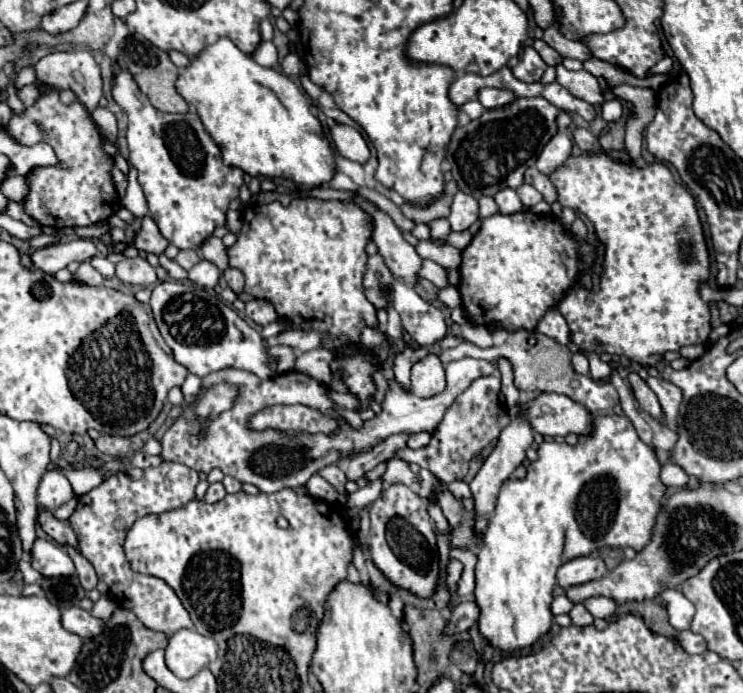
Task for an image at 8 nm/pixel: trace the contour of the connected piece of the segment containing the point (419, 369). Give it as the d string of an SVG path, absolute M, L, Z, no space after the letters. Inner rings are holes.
M429 353L411 367L411 393L433 397L445 389L445 371L439 355Z

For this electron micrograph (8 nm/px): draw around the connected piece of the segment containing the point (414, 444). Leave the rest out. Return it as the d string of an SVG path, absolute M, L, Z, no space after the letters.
M423 431L423 433L415 433L415 435L409 437L407 447L411 447L411 449L421 449L421 447L427 447L429 441L431 441L431 435L427 435L427 431Z

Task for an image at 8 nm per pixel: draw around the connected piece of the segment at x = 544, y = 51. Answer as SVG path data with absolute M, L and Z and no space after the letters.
M535 41L533 47L535 47L535 51L541 55L541 59L543 59L548 66L555 66L563 61L561 55L559 55L553 47L549 47L545 41Z

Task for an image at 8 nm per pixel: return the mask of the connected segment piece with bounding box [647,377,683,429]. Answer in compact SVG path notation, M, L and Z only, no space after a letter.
M649 377L647 385L653 389L653 393L657 395L663 413L665 413L665 421L671 429L675 429L675 421L677 421L677 413L679 413L679 405L683 399L683 393L679 387L675 387L669 381L663 381L659 377Z

